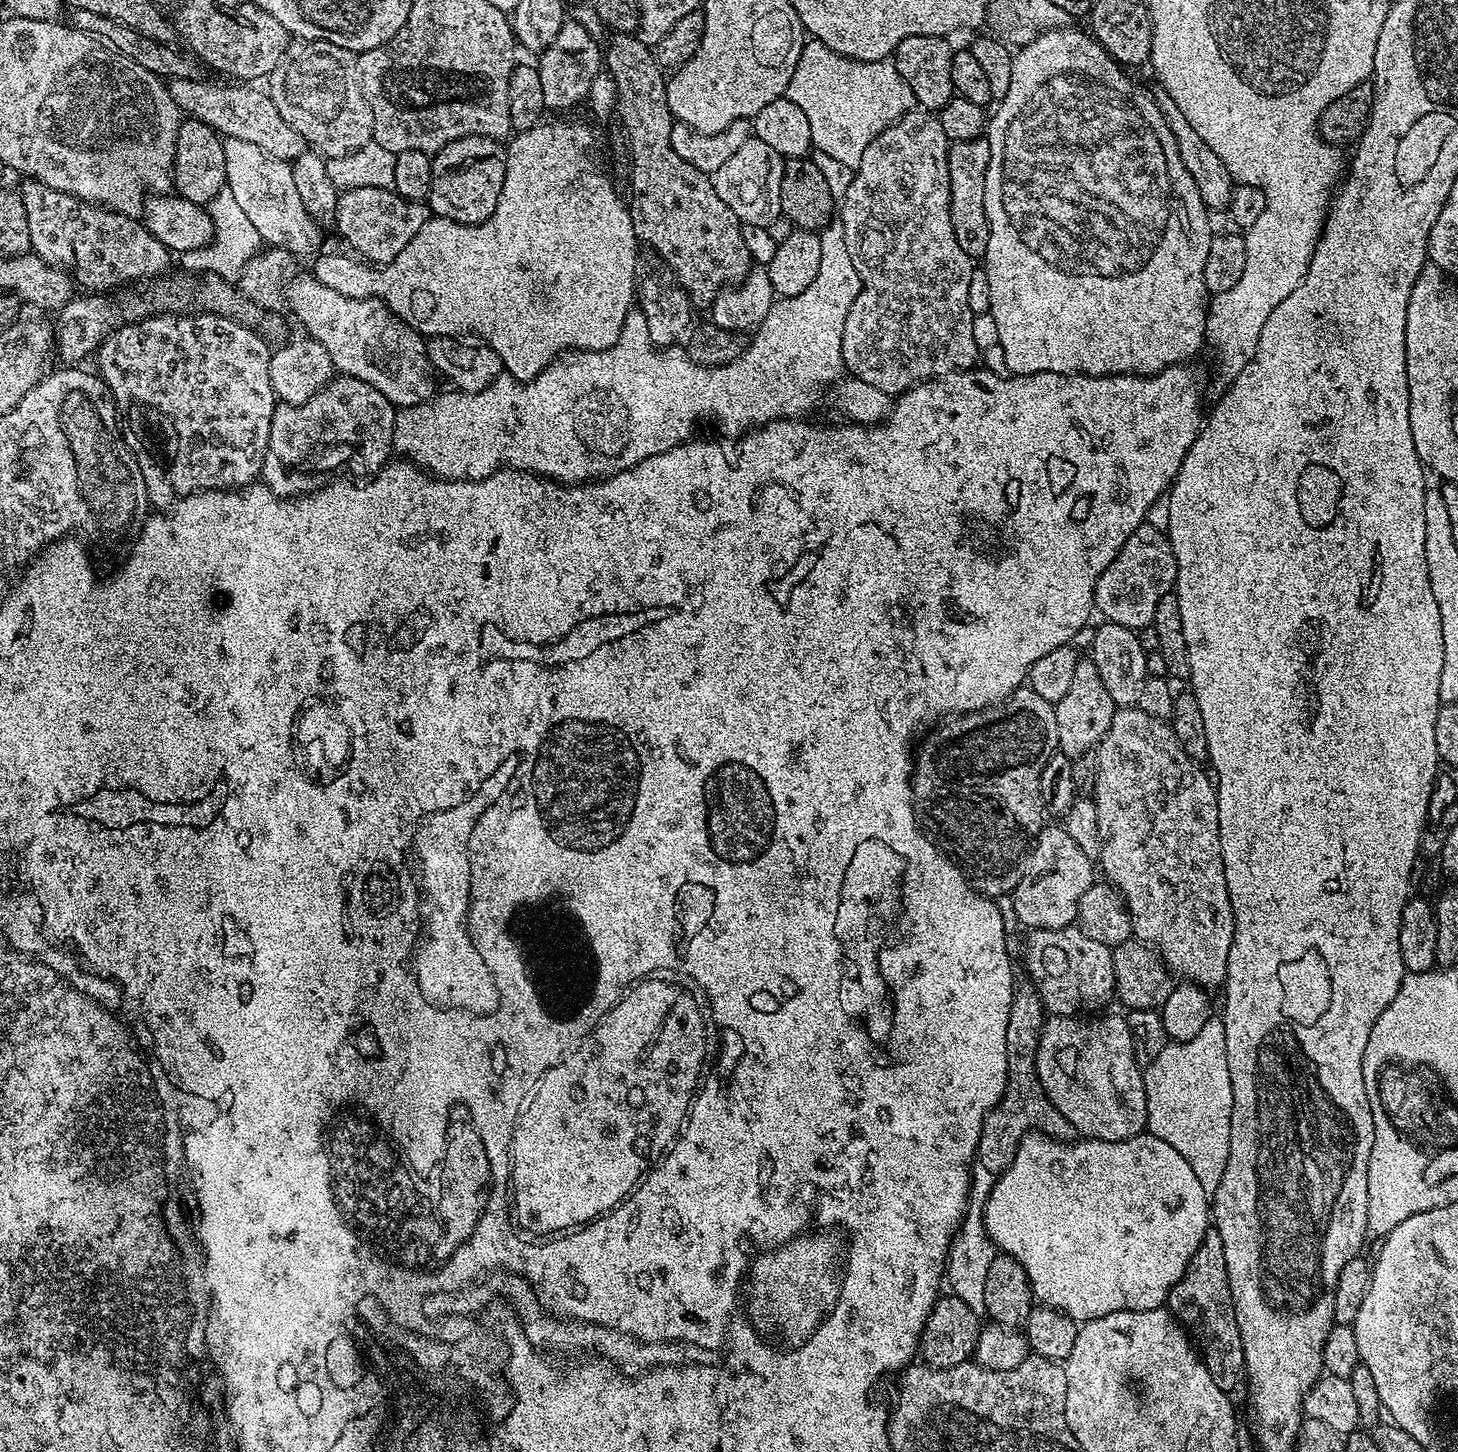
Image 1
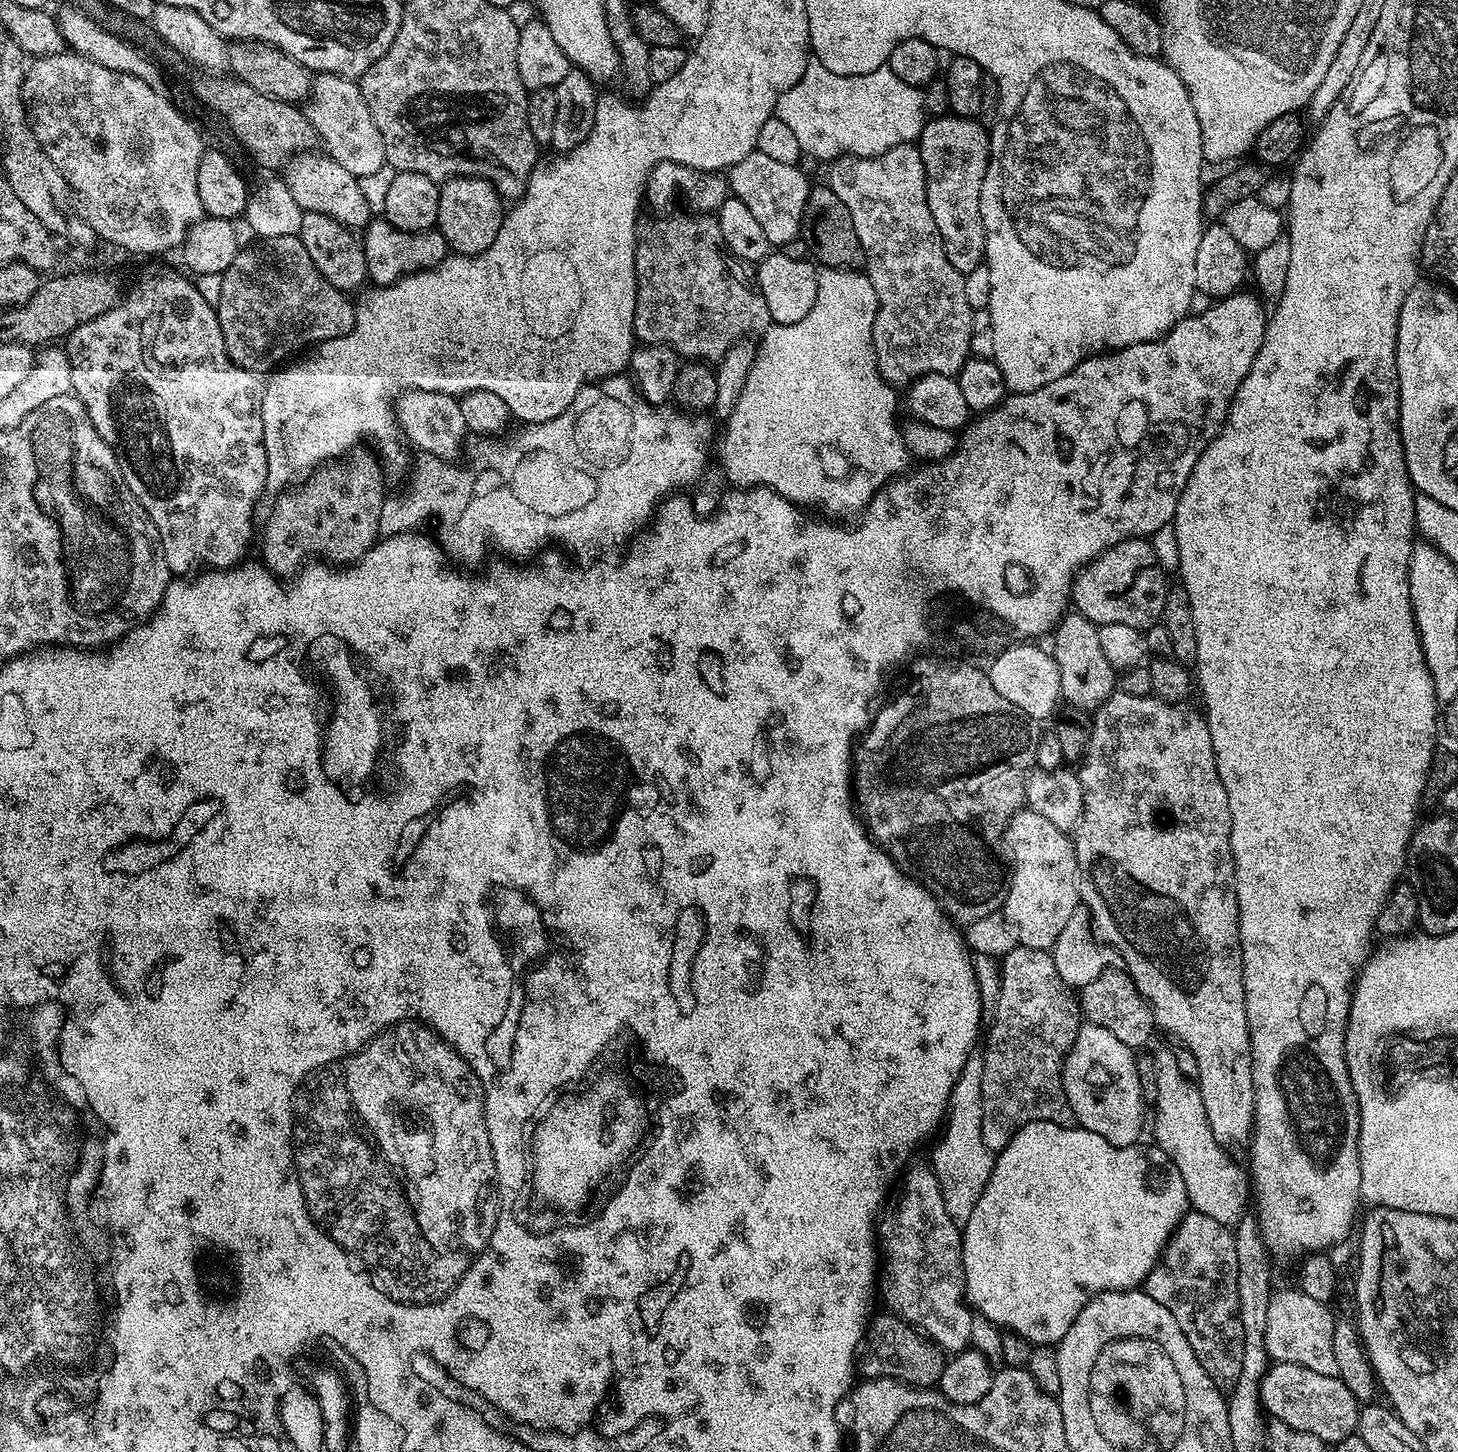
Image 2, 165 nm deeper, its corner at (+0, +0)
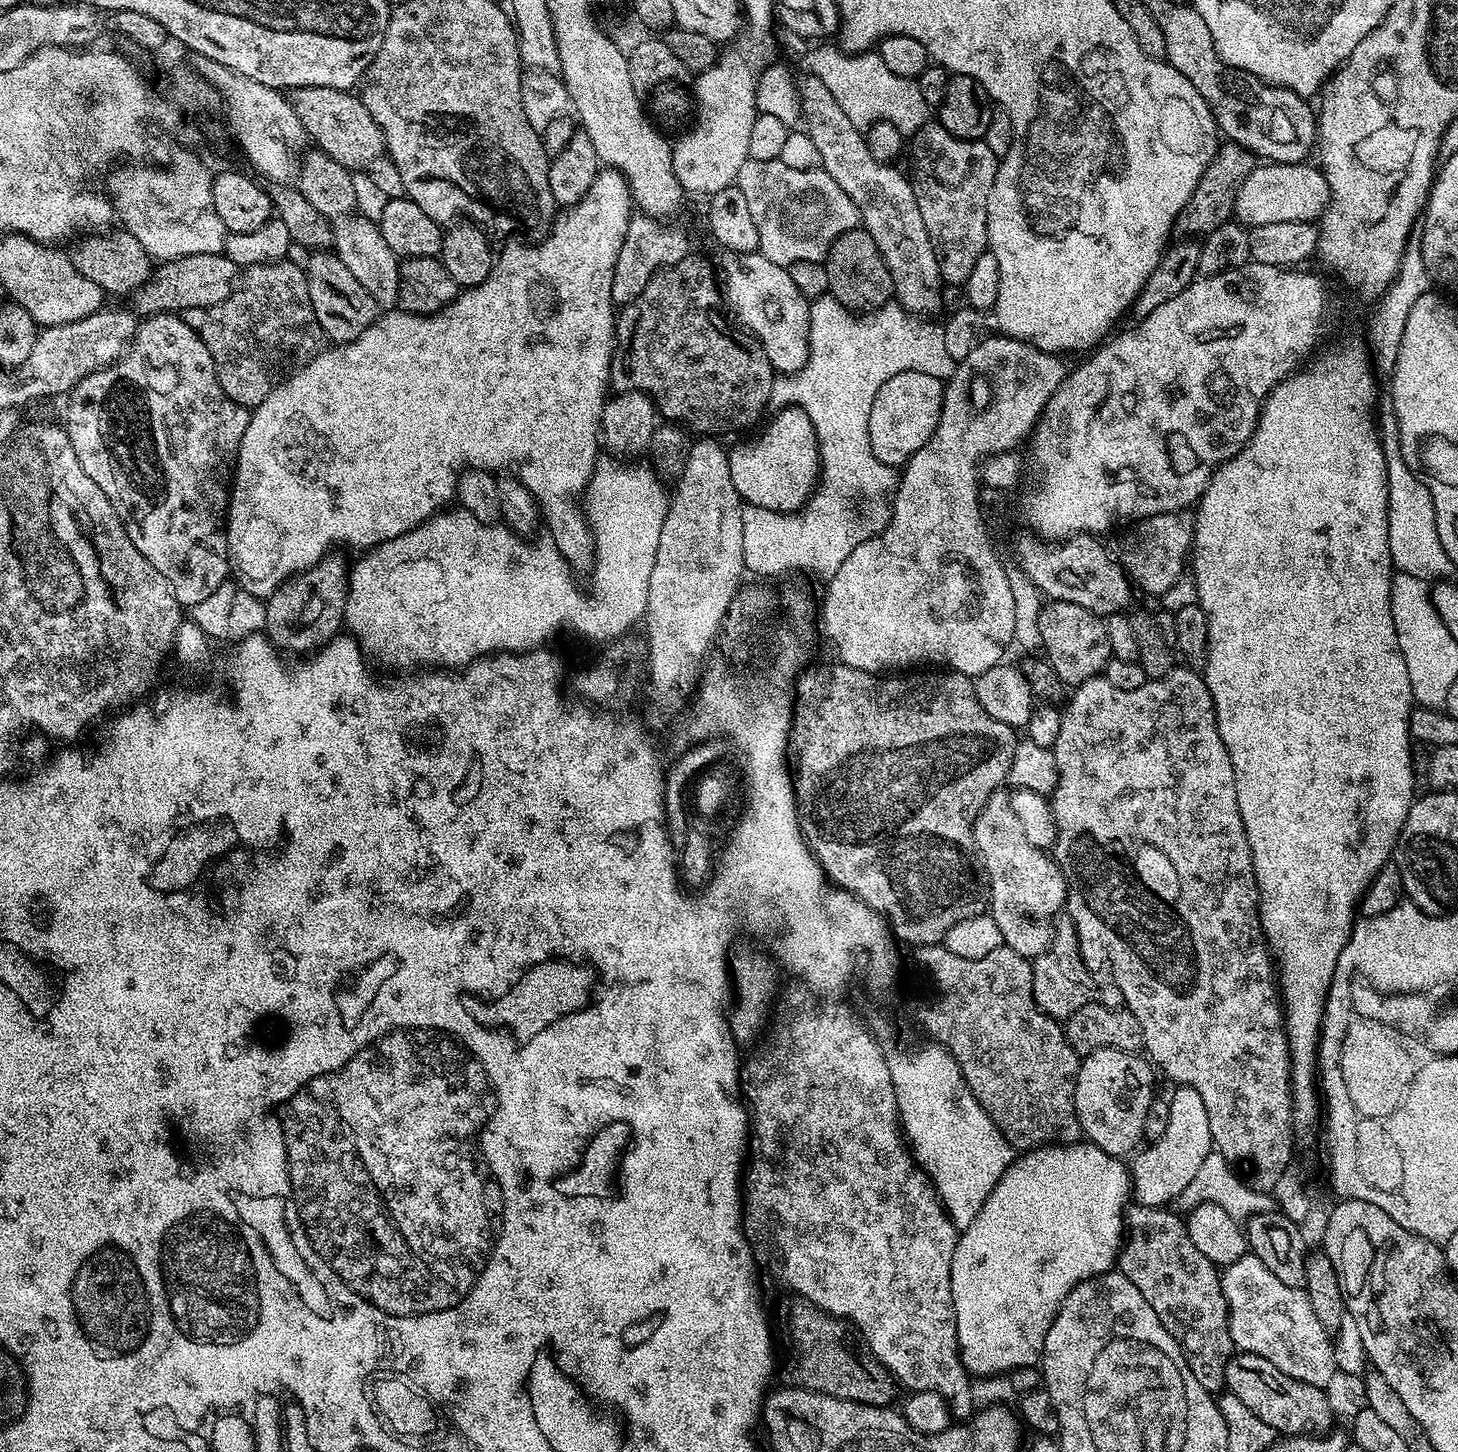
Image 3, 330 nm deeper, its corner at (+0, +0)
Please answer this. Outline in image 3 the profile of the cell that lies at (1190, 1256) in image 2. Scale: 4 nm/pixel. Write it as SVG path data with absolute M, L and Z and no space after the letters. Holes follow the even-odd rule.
M1133 1203L1126 1212L1126 1235L1120 1245L1118 1270L1150 1302L1158 1322L1175 1338L1188 1357L1188 1365L1198 1378L1198 1386L1213 1394L1225 1391L1224 1367L1234 1355L1228 1329L1228 1308L1223 1296L1217 1265L1190 1242L1185 1221L1167 1207Z

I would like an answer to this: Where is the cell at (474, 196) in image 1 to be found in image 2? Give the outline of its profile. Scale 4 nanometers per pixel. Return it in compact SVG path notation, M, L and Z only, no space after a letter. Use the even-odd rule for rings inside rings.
M454 176L440 184L440 201L436 228L446 238L449 249L458 256L482 254L498 238L498 230L506 215L496 187L481 176Z

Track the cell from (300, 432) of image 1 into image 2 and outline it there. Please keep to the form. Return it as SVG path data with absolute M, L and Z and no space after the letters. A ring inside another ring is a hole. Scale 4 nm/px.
M364 450L353 451L343 462L332 462L317 468L299 487L285 491L277 499L281 500L273 506L264 526L262 563L268 571L281 578L292 578L313 558L319 558L333 566L347 566L355 564L372 549L381 535L380 519L386 495L384 496L384 480L380 477L381 461L371 451L360 451Z

